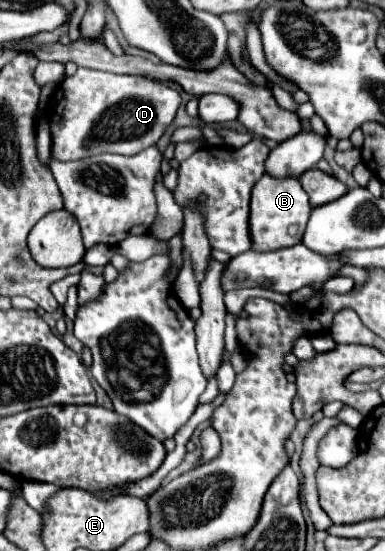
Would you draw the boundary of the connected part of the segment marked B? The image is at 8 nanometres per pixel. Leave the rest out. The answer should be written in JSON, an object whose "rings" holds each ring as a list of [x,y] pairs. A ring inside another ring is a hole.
{"rings":[[[263,175],[251,191],[251,213],[249,213],[249,233],[251,233],[251,249],[253,251],[277,251],[291,245],[301,243],[311,207],[305,189],[301,187],[299,179],[291,181],[273,181],[273,177]],[[295,225],[295,231],[289,227]]]}

